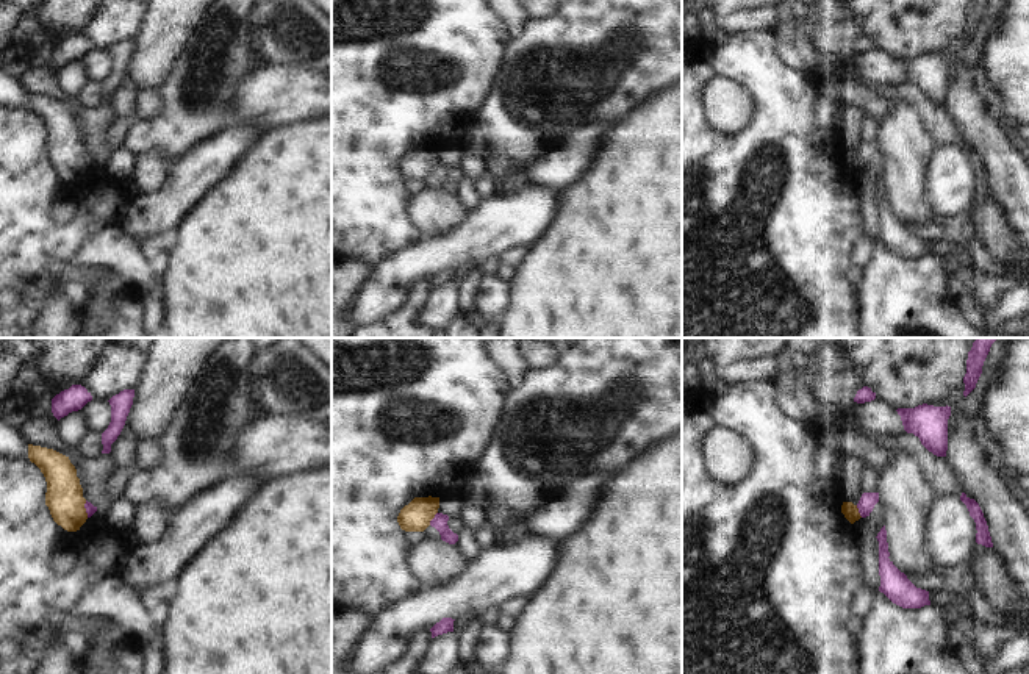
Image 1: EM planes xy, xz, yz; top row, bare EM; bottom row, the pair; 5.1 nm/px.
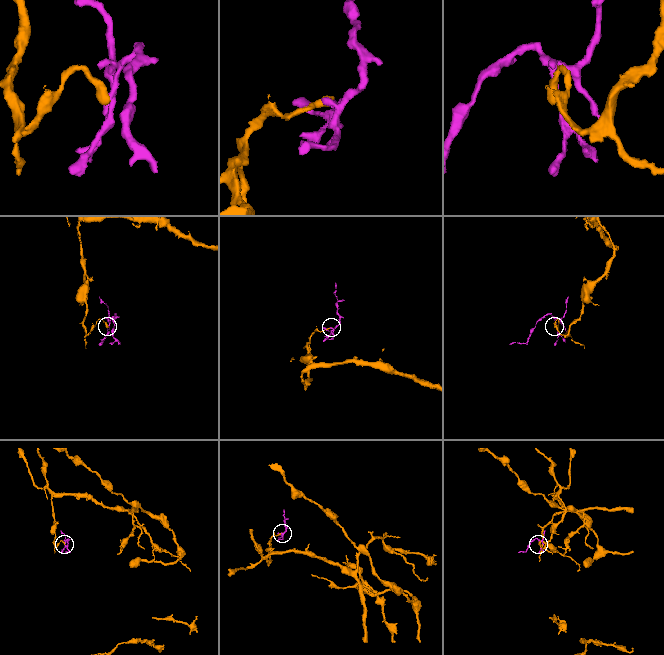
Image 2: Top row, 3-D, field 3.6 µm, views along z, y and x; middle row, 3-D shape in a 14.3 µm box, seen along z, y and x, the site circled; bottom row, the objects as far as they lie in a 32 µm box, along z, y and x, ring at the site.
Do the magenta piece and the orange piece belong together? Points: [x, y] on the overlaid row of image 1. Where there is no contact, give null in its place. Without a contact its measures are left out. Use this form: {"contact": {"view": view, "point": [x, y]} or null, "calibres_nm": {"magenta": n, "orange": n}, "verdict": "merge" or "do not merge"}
{"contact": {"view": "xz", "point": [433, 518]}, "calibres_nm": {"magenta": 80, "orange": 150}, "verdict": "do not merge"}

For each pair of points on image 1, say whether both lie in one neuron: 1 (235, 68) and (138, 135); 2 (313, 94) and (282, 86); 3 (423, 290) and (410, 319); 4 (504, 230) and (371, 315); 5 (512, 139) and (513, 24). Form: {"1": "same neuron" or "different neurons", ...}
{"1": "same neuron", "2": "same neuron", "3": "same neuron", "4": "same neuron", "5": "different neurons"}

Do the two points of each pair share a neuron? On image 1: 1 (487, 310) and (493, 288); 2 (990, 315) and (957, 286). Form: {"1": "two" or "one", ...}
{"1": "one", "2": "two"}

